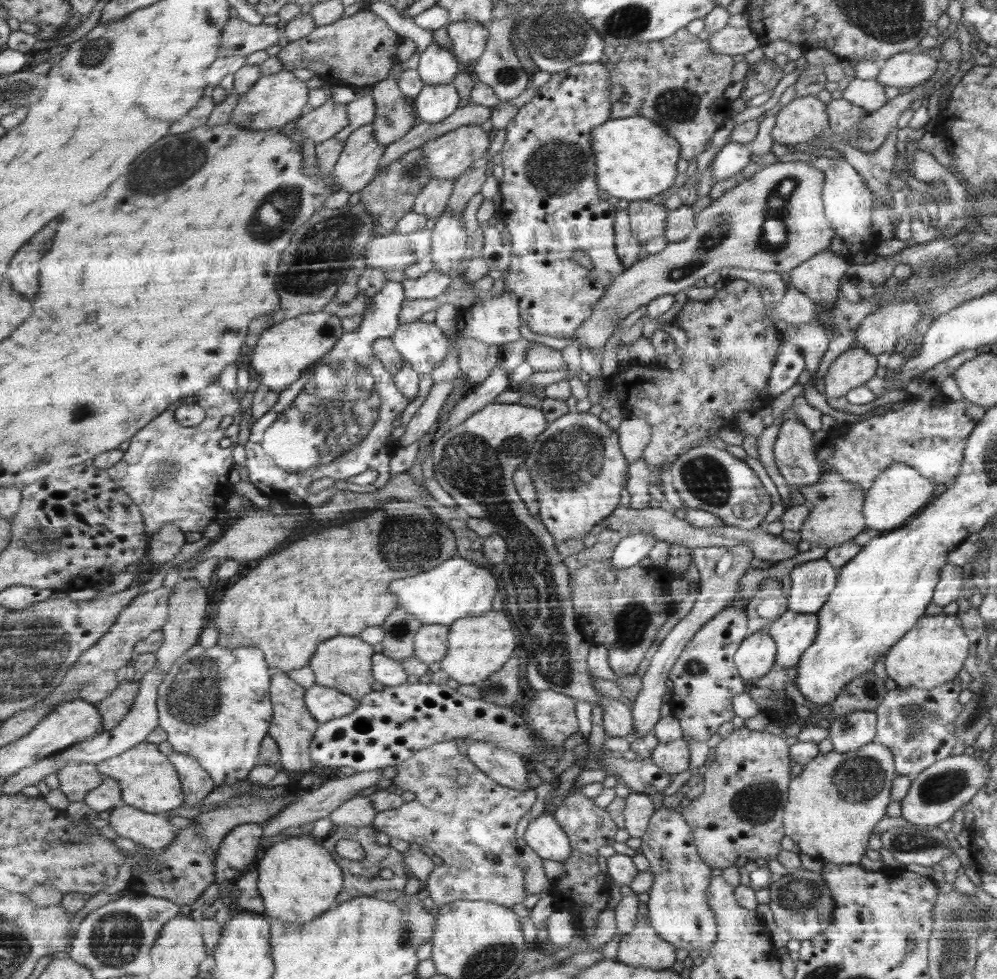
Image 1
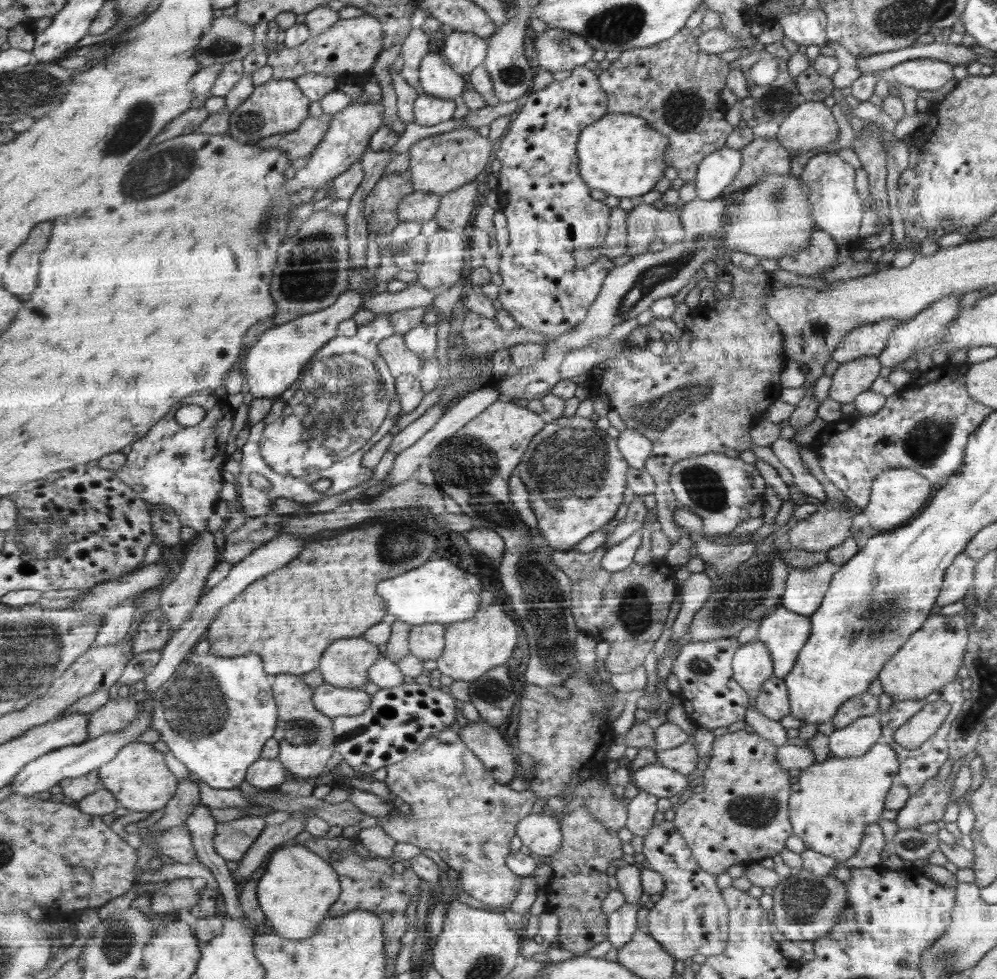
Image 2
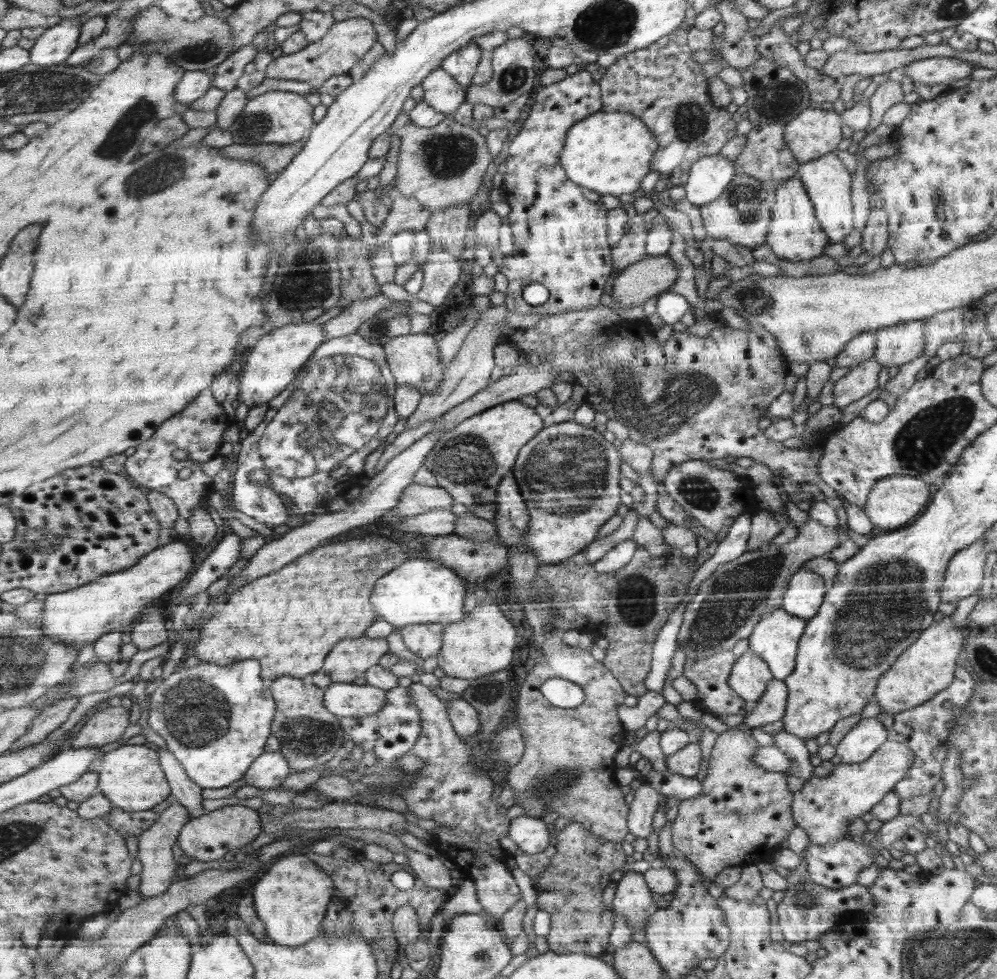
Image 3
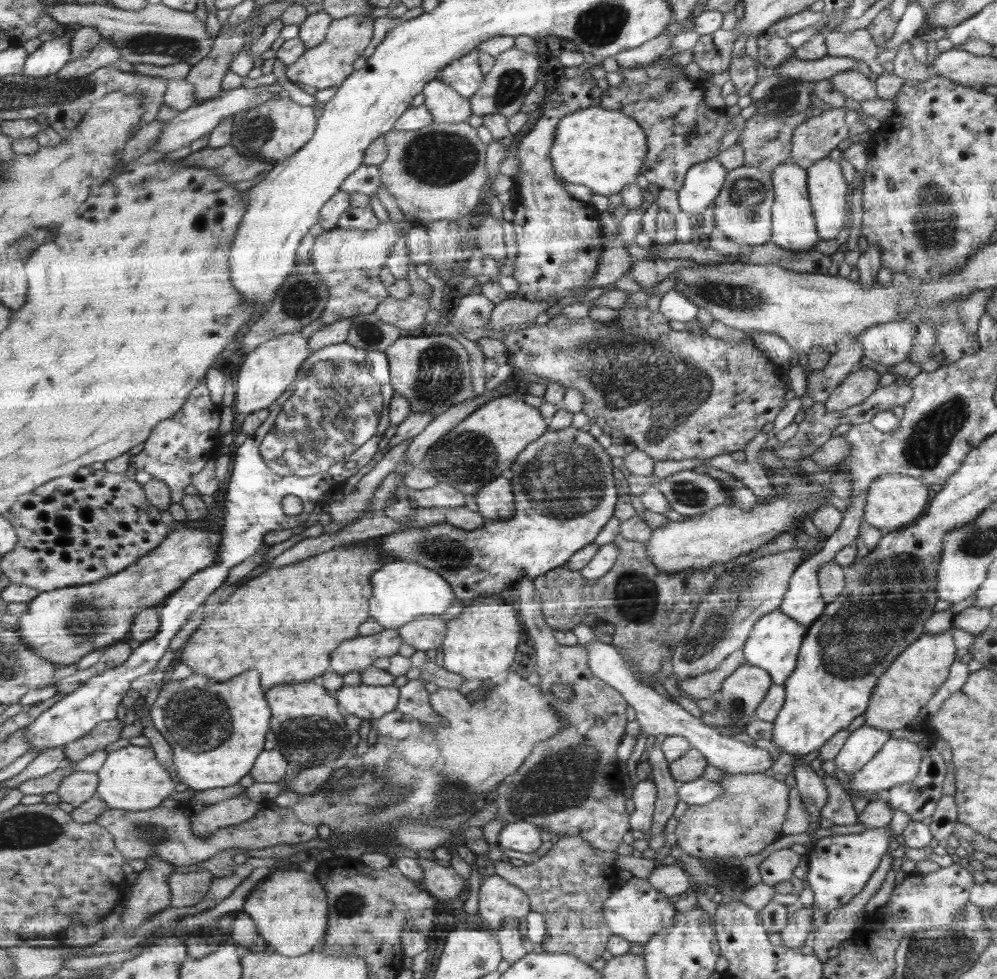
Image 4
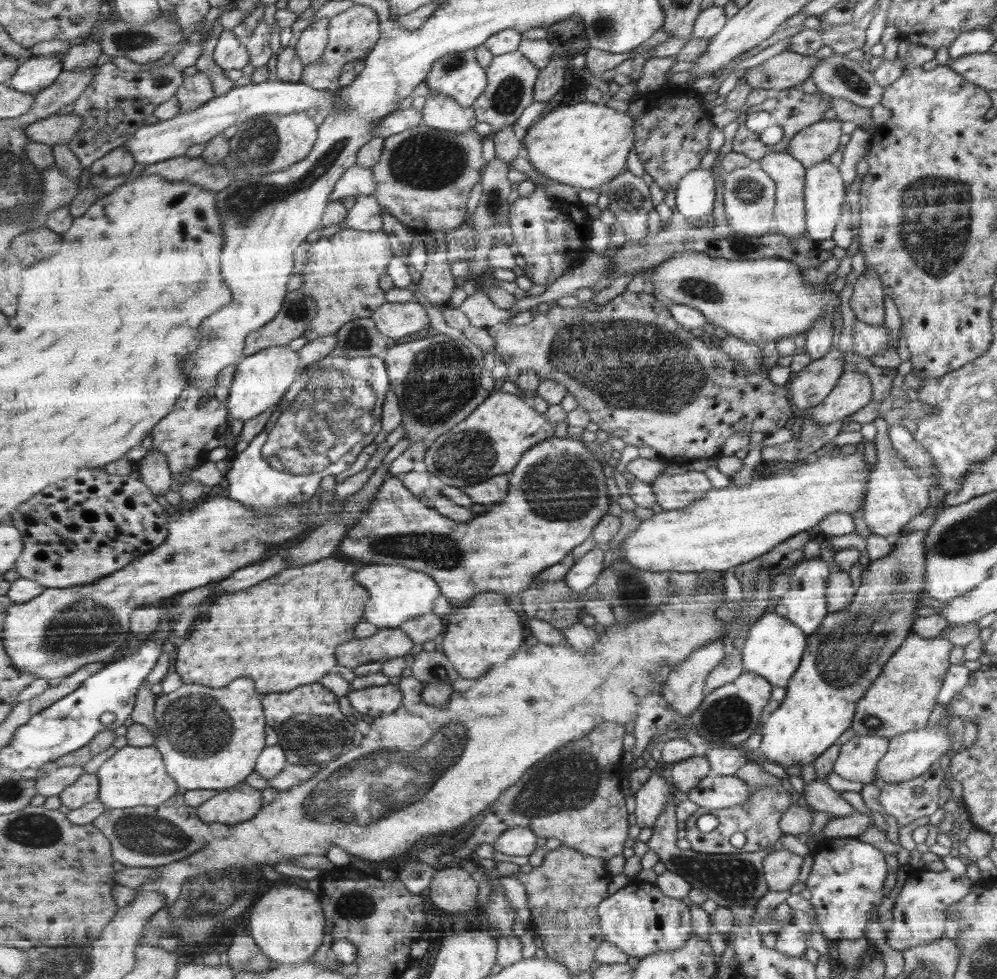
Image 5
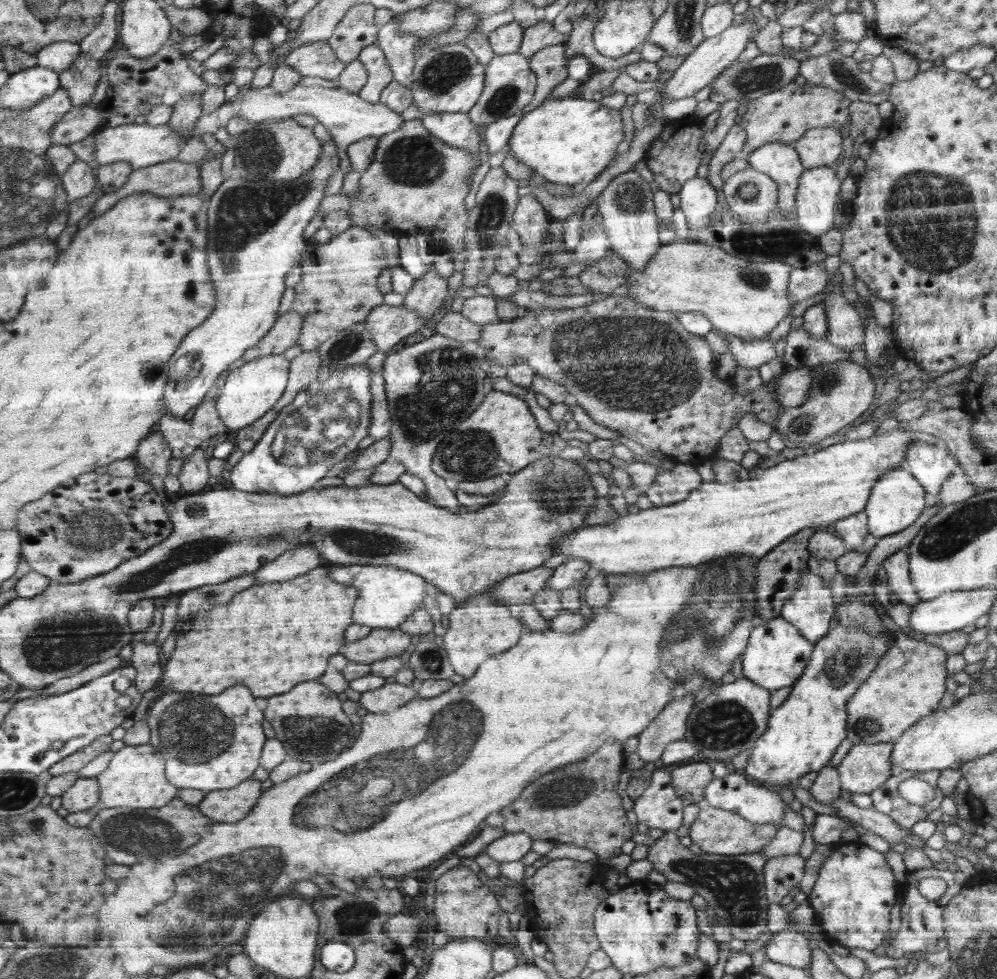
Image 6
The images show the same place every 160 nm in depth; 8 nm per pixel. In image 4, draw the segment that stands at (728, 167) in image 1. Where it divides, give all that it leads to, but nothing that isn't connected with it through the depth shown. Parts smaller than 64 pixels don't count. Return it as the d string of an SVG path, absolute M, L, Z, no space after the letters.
M717 158L689 168L684 186L677 191L680 210L694 217L706 211L710 204L715 203L726 175L727 170Z

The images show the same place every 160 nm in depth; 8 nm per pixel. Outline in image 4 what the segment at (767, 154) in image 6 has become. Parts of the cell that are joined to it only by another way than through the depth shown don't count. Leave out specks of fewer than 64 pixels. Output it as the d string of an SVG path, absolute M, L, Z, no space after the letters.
M791 160L772 170L775 200L771 208L771 238L780 248L792 251L806 251L817 246L820 237L817 233L816 217L812 202L809 201L808 170Z

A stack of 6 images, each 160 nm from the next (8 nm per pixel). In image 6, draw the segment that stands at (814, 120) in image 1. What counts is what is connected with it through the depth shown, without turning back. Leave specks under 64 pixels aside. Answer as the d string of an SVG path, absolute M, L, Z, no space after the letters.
M832 127L807 130L793 143L806 169L832 166L842 152L842 134Z

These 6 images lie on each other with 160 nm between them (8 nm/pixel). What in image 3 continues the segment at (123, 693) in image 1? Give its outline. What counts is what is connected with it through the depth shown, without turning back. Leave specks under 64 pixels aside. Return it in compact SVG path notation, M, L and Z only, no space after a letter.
M122 705L110 706L100 711L83 726L74 738L72 748L103 747L110 742L120 740L133 724L131 716L130 710Z

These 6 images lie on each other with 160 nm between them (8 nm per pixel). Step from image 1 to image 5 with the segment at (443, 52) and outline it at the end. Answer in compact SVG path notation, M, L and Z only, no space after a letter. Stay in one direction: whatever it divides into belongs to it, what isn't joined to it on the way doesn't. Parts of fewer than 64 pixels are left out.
M425 82L422 83L422 94L417 95L425 98L425 105L421 110L423 120L422 124L430 128L455 132L459 135L465 134L466 131L470 131L474 128L478 128L478 119L472 106L462 106L461 104L458 104L457 100L454 100L444 94L436 93L435 95L430 95L428 94L428 88L429 86Z

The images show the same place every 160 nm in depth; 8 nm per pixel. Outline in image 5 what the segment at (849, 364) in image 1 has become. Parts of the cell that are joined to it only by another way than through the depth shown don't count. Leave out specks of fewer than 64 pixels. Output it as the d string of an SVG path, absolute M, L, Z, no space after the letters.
M847 368L829 397L809 410L809 415L820 425L836 423L854 415L856 410L861 411L870 398L873 395L869 376Z

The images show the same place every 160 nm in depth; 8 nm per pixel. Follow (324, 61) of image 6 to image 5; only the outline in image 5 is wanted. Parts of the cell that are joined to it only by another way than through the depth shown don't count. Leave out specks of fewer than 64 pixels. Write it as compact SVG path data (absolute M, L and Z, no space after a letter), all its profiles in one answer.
M321 18L306 27L299 38L293 41L296 56L302 66L310 66L324 56L325 46L328 42L329 18Z

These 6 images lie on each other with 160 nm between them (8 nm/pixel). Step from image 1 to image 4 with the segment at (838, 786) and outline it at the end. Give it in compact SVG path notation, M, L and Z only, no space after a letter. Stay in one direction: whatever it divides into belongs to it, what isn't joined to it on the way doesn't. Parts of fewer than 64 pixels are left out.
M889 739L889 742L878 751L866 766L862 767L856 774L849 775L849 783L844 782L844 786L859 792L862 796L871 800L874 794L880 790L888 790L898 785L909 783L919 774L922 759L922 746L906 739Z

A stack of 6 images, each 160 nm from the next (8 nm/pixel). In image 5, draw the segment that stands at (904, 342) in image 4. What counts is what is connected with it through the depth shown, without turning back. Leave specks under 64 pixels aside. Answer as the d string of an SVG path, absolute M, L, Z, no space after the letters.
M862 321L854 323L854 352L870 359L889 347L890 337L885 325L869 325Z

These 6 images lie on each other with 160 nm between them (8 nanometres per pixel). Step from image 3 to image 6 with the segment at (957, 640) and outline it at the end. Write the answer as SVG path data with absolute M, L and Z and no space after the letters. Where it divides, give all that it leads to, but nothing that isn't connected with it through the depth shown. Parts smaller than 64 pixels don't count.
M908 635L894 641L892 648L881 658L882 664L877 664L878 672L874 672L874 676L858 688L858 694L849 700L850 740L854 745L894 742L936 710L944 696L945 649Z

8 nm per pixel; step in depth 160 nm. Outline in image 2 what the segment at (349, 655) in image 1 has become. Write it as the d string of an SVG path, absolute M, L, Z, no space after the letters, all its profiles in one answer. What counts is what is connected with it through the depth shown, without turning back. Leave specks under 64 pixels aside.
M363 636L336 642L327 648L317 666L324 683L340 688L364 688L369 683L370 668L380 656L378 646Z

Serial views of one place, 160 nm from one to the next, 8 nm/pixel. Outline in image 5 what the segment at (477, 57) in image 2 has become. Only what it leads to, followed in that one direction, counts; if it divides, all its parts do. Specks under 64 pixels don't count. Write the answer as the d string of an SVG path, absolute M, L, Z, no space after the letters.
M473 49L445 55L433 65L425 83L429 86L428 94L444 94L470 107L488 86L489 75L485 66L477 61Z

